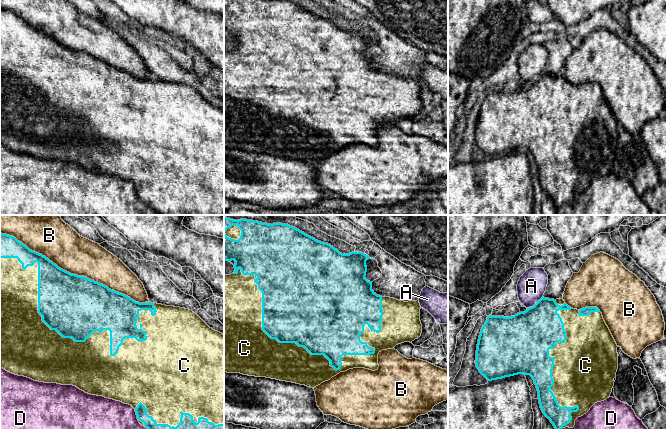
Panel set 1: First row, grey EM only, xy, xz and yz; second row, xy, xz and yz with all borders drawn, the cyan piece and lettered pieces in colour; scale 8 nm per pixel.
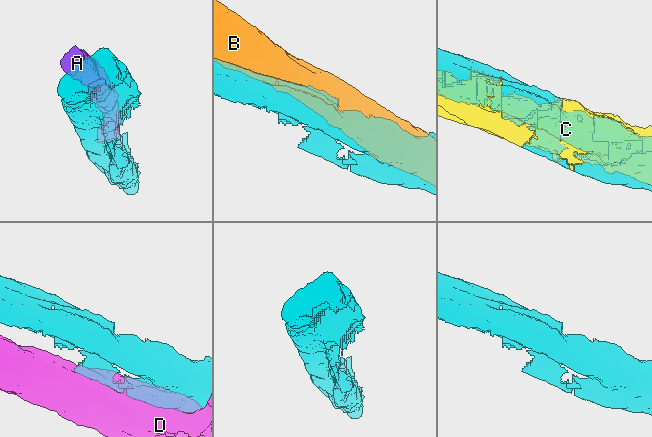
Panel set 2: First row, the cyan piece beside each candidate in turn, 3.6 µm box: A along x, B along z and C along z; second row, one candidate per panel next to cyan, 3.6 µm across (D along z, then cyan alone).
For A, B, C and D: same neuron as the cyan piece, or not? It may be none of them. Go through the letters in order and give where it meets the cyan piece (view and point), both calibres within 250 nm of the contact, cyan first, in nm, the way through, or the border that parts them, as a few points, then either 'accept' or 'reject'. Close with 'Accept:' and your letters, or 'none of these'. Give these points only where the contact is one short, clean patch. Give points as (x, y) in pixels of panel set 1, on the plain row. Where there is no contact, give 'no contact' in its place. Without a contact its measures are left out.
A: meets cyan in yz at (535, 80); 380 nm thick on the cyan side, 220 nm on the other; reject
B: meets cyan in xy at (72, 50); 480 nm thick on the cyan side, 320 nm on the other; reject
C: meets cyan in xy at (60, 110); 480 nm thick on the cyan side, 440 nm on the other; accept
D: meets cyan in xy at (136, 189); 110 nm thick on the cyan side, 480 nm on the other; reject
Accept: C

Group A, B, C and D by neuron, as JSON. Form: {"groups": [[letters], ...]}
{"groups": [["A"], ["B"], ["C"], ["D"]]}

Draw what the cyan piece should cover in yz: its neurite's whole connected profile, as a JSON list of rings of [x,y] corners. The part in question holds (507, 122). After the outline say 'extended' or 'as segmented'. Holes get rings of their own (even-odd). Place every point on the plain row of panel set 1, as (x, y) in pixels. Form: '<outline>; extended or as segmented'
[[[542,73],[533,83],[527,84],[524,88],[519,88],[511,93],[489,91],[483,101],[476,126],[475,140],[479,148],[488,156],[497,156],[518,150],[530,151],[534,156],[538,167],[538,175],[543,190],[550,196],[554,204],[559,207],[562,204],[573,204],[575,196],[586,190],[590,184],[597,178],[609,174],[614,162],[614,154],[618,145],[617,120],[606,101],[602,89],[597,83],[585,83],[580,86],[568,82],[563,75],[549,75]]]; extended

